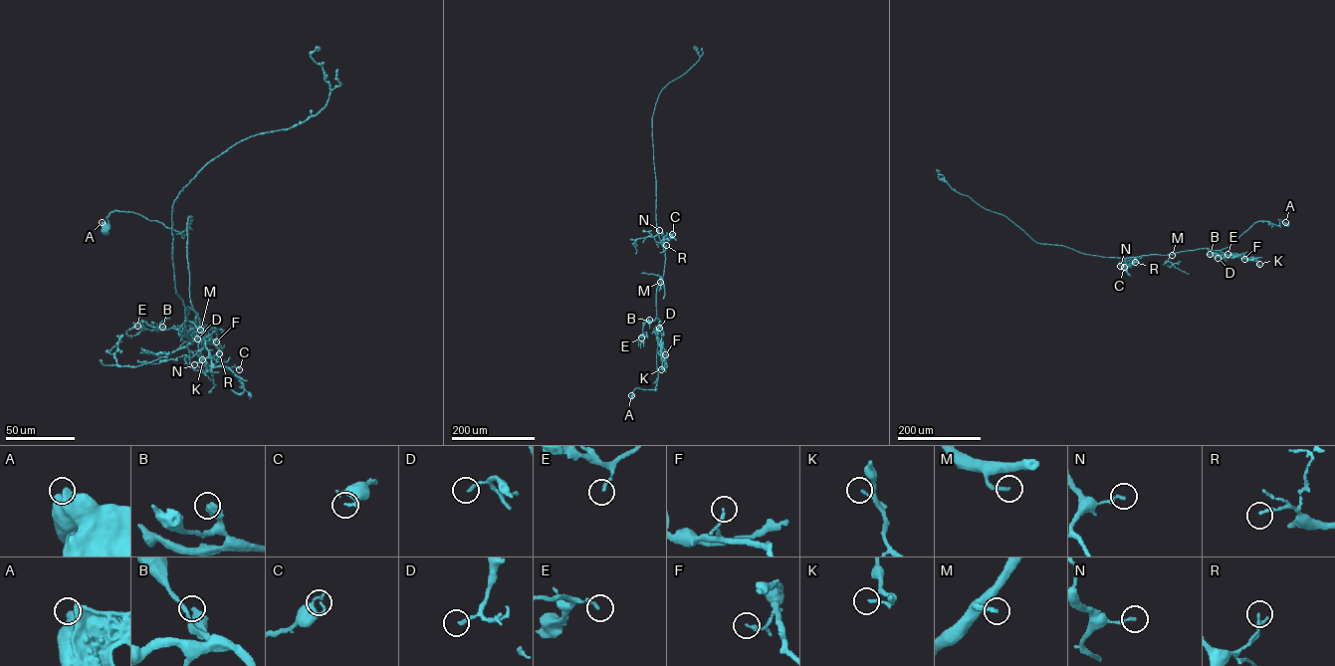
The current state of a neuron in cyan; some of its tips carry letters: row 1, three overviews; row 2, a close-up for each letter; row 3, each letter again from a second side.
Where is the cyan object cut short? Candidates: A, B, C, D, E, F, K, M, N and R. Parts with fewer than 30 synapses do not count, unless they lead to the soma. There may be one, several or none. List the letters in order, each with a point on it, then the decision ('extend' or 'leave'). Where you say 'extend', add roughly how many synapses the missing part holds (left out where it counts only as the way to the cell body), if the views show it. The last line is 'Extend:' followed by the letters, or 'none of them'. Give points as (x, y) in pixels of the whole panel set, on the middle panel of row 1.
A: place (631, 395); leave
B: place (649, 320); leave
C: place (672, 234); leave
D: place (659, 328); leave
E: place (641, 337); leave
F: place (665, 354); leave
K: place (661, 369); leave
M: place (660, 282); extend; 250 synapses
N: place (659, 230); leave
R: place (666, 245); leave
Extend: M

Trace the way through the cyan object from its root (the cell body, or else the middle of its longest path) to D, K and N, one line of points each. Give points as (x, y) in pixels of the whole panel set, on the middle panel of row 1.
D: (632, 396), (637, 387), (655, 389), (659, 328)
K: (632, 396), (637, 387), (655, 389), (659, 331), (660, 350), (667, 367), (661, 369)
N: (632, 396), (637, 387), (655, 390), (657, 380), (656, 293), (665, 259), (659, 230)

